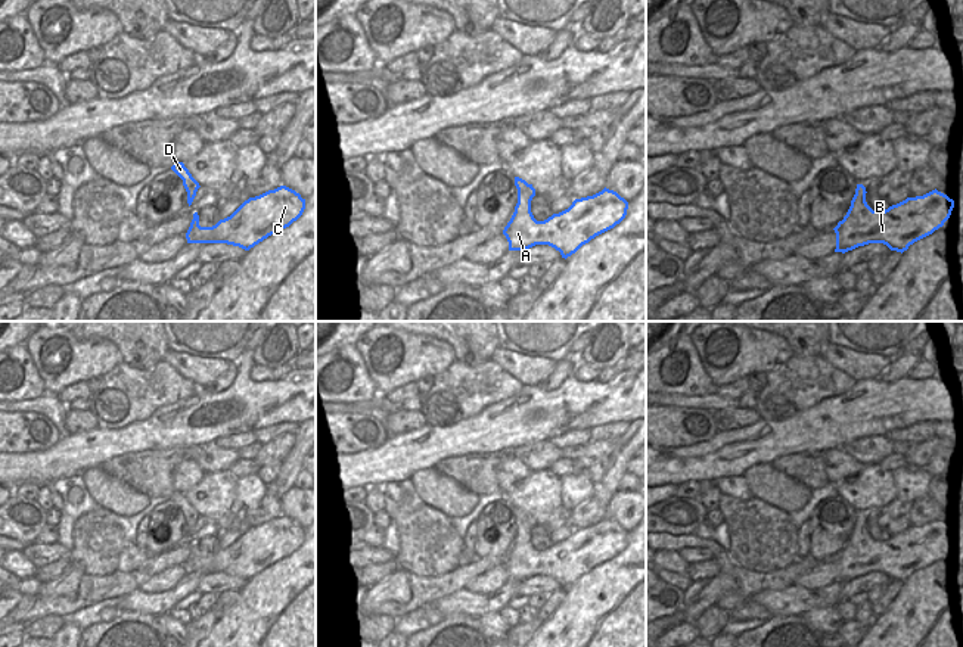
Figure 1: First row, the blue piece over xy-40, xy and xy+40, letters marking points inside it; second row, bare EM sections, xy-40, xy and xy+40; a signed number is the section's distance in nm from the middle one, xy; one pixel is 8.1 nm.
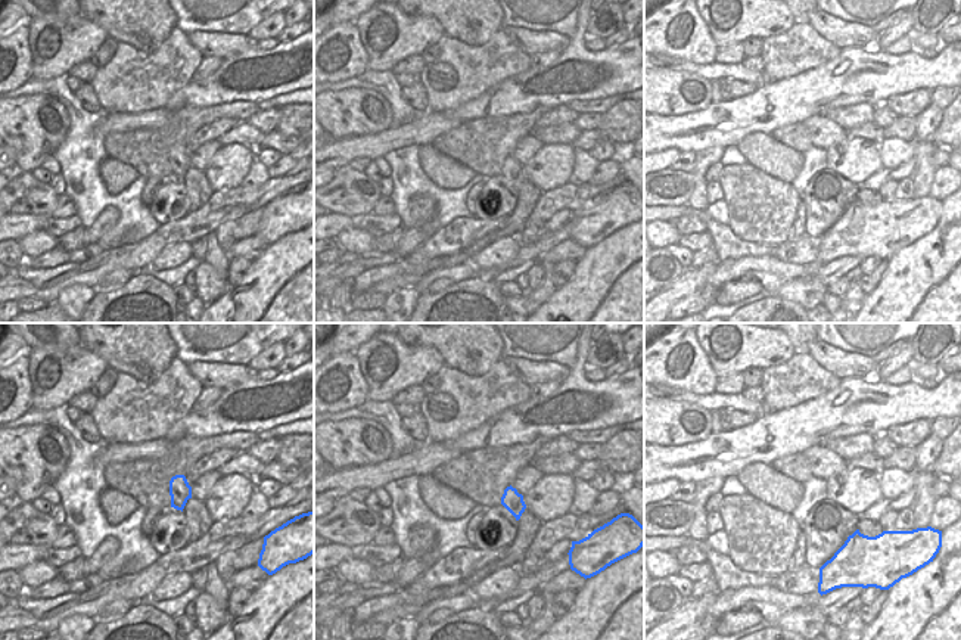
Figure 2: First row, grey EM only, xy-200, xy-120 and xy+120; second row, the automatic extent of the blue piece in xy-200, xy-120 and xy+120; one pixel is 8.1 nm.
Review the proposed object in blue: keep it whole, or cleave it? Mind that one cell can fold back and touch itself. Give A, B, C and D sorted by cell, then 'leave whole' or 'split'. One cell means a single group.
A B C D | leave whole

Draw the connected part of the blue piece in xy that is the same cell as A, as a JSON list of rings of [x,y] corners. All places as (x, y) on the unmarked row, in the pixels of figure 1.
[[[515,507],[515,516],[518,534],[503,560],[509,581],[549,575],[566,590],[583,575],[619,554],[628,539],[624,528],[605,517],[593,526],[575,529],[568,539],[553,544],[544,551],[537,551],[531,542],[535,519],[519,507]]]

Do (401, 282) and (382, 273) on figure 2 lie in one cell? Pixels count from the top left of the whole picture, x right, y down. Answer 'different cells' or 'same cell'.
different cells

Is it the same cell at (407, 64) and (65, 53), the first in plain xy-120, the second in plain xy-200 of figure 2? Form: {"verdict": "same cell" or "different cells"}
{"verdict": "different cells"}

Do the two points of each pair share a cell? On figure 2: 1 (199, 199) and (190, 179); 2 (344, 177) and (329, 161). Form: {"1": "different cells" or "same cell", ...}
{"1": "same cell", "2": "different cells"}

